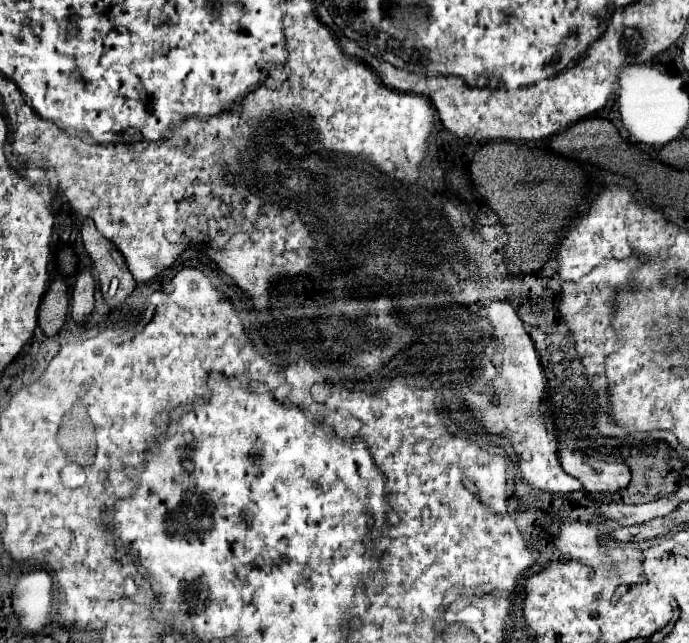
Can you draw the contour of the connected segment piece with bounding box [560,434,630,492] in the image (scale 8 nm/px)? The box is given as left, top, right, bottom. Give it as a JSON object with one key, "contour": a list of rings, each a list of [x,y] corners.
{"contour":[[[564,434],[564,442],[560,442],[560,460],[562,468],[578,478],[588,492],[618,492],[624,490],[630,482],[630,468],[626,464],[606,464],[602,460],[590,460],[586,456],[578,456],[574,450],[574,440]]]}

